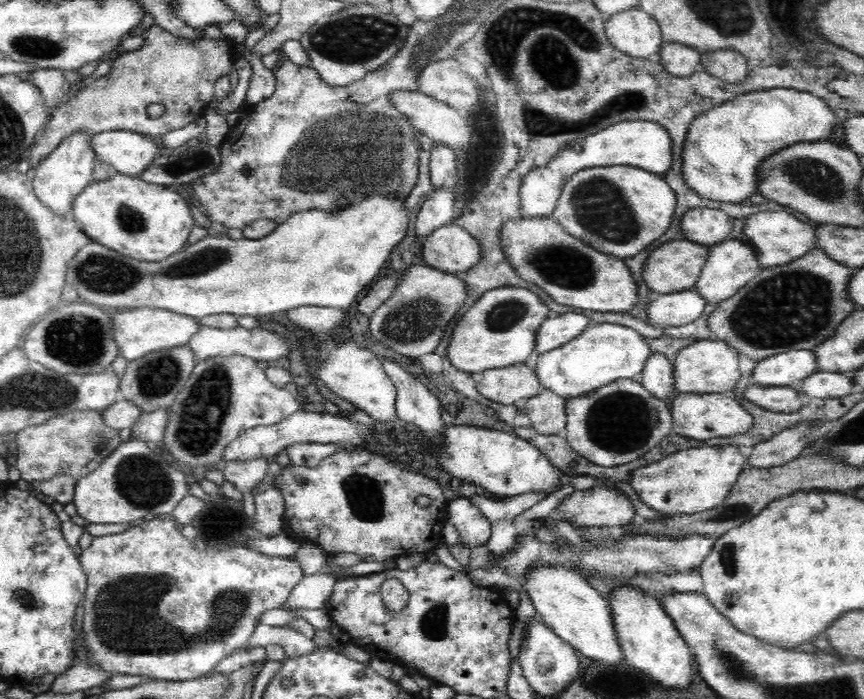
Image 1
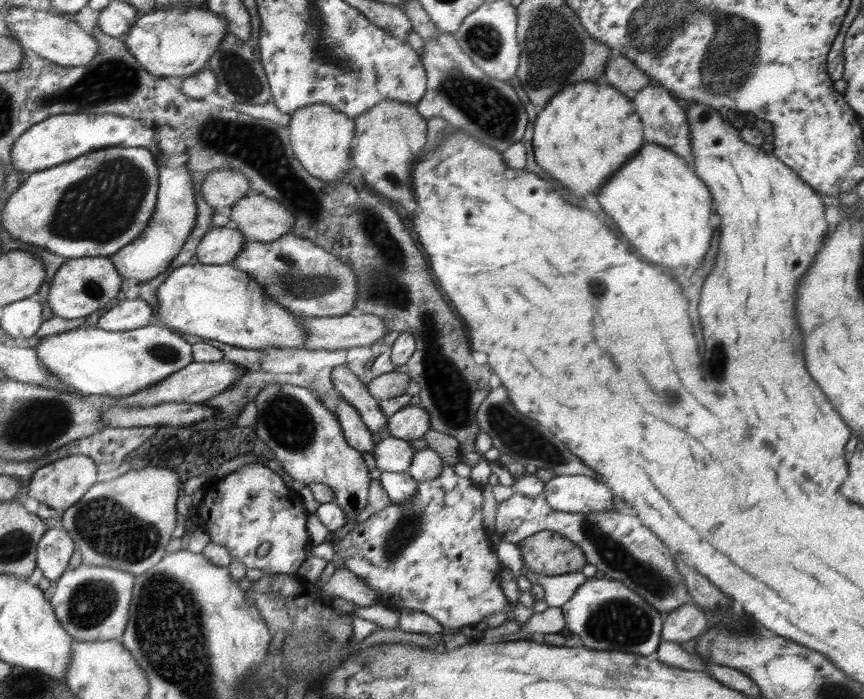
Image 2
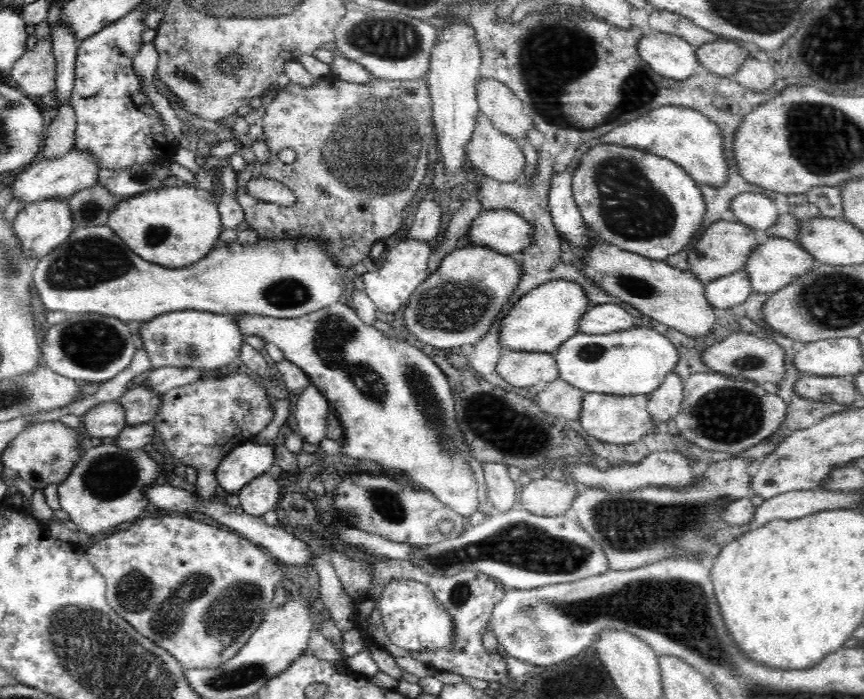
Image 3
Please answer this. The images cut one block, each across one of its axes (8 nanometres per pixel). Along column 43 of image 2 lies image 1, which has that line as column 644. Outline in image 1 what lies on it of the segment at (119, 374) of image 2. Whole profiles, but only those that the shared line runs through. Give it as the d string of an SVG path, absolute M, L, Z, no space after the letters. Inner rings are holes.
M592 323L562 346L538 354L535 375L543 388L564 399L577 397L618 379L638 378L652 350L638 332L612 323Z

